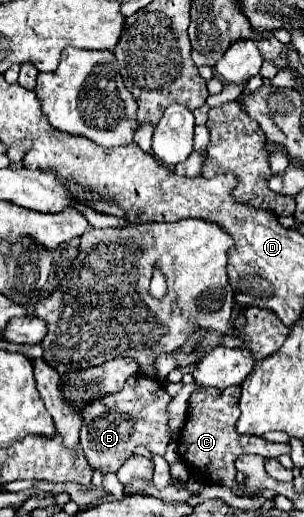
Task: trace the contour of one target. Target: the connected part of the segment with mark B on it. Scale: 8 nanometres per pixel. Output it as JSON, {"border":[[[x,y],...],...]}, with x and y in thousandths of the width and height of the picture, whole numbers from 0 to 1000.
{"border":[[[434,723],[395,758],[342,762],[289,778],[270,793],[270,832],[263,832],[263,859],[289,886],[289,897],[303,905],[329,905],[336,913],[382,913],[441,878],[454,863],[480,863],[500,878],[539,882],[559,859],[559,832],[553,832],[553,781],[559,778],[566,770],[546,758],[539,743],[520,735],[480,731],[474,723]]]}

